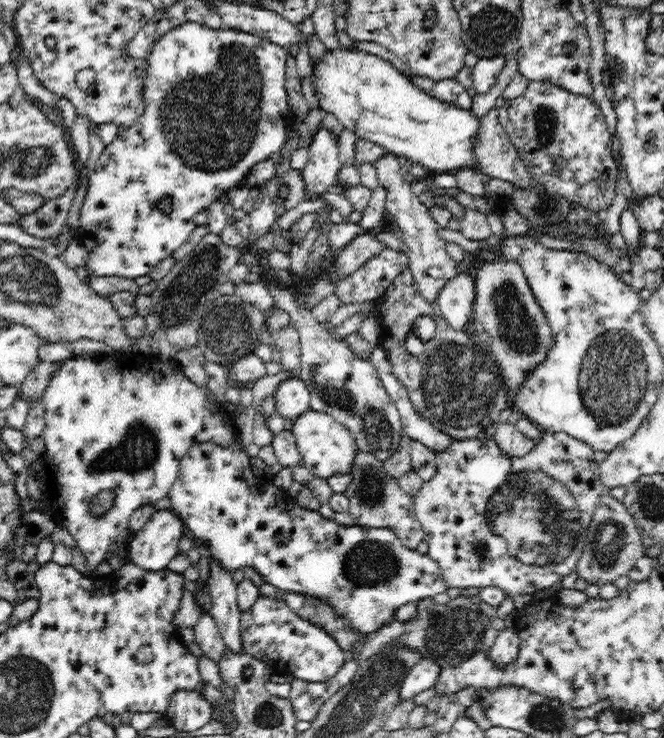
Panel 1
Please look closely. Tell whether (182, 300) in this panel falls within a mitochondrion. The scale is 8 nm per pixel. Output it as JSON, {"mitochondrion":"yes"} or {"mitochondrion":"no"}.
{"mitochondrion":"yes"}

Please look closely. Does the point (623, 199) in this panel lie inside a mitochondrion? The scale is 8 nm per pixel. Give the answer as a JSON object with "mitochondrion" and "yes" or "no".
{"mitochondrion":"no"}

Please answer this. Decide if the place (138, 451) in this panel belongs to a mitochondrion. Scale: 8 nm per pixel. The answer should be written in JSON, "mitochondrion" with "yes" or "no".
{"mitochondrion":"yes"}

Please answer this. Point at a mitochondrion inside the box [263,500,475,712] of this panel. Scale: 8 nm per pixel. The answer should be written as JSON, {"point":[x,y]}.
{"point":[372,563]}

